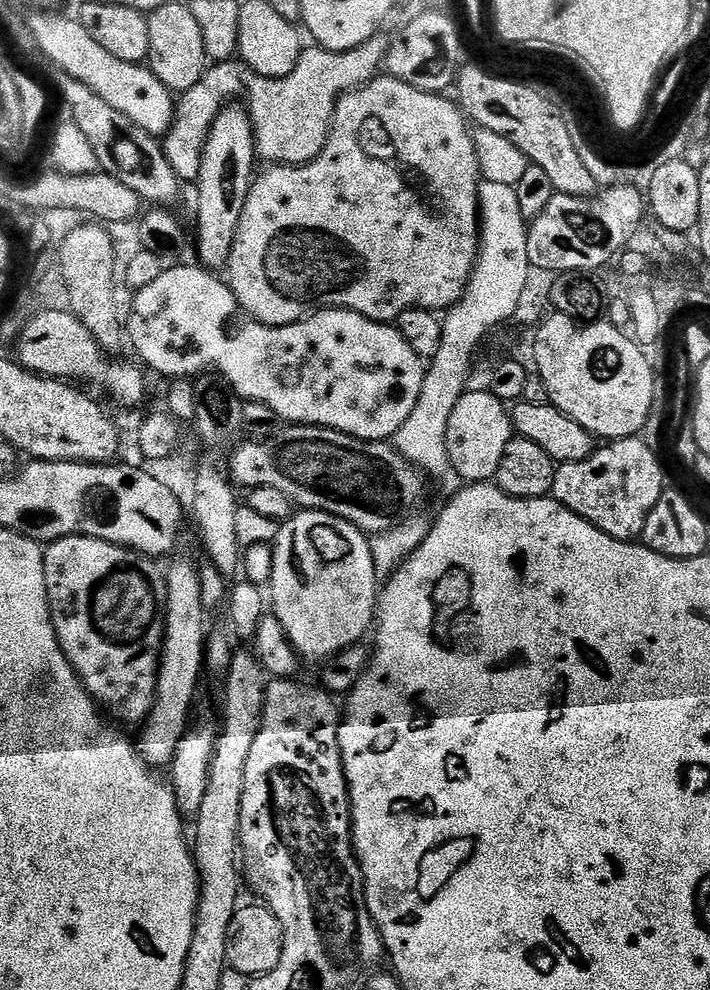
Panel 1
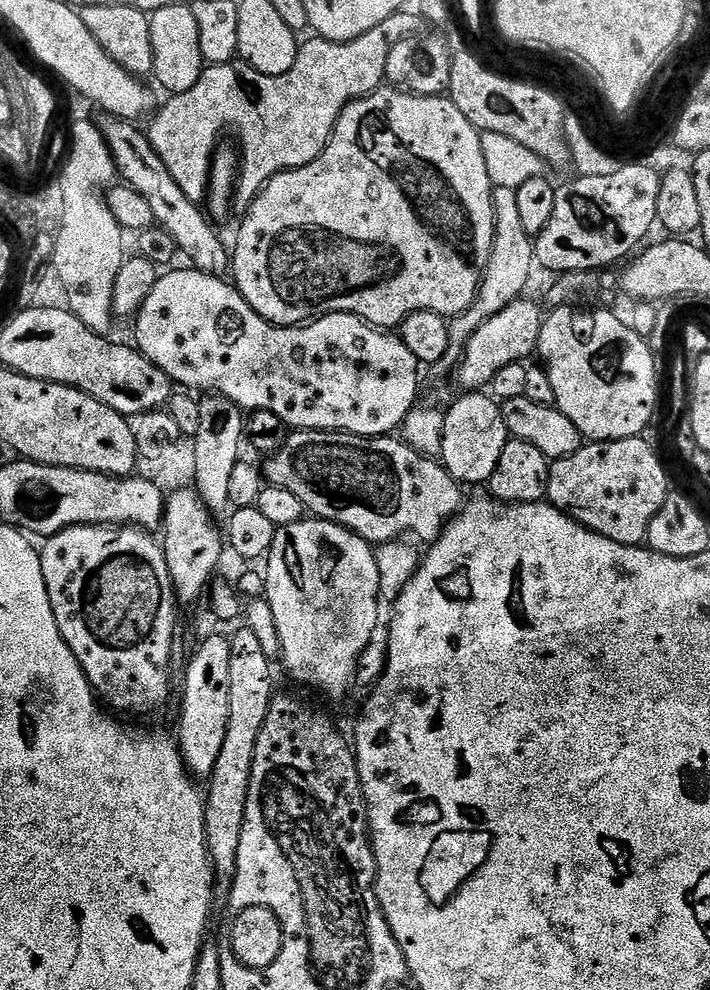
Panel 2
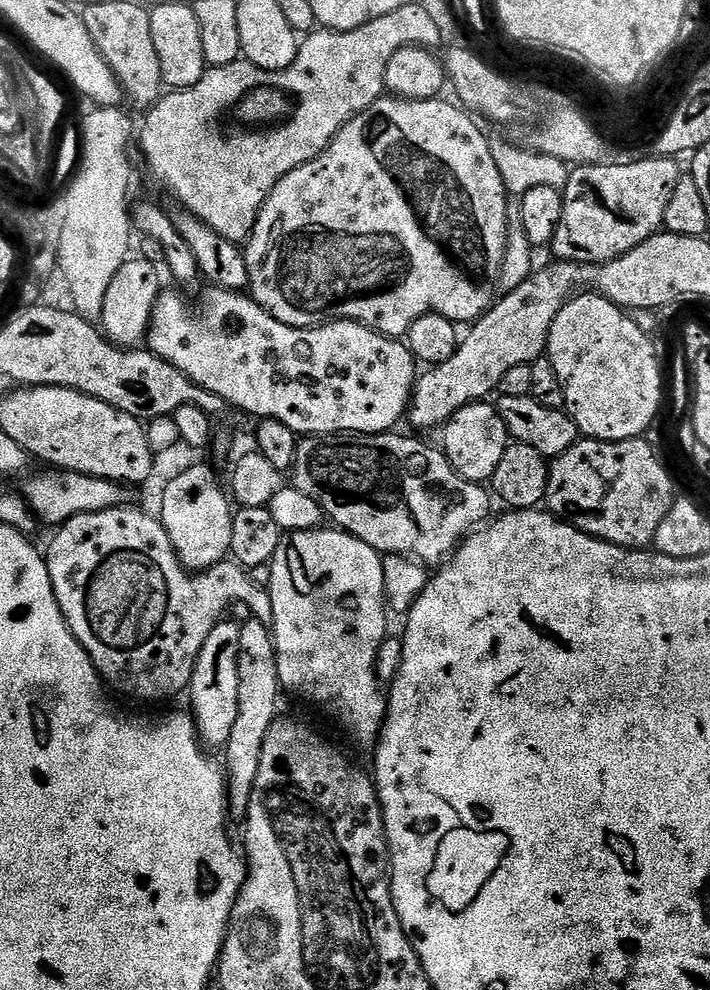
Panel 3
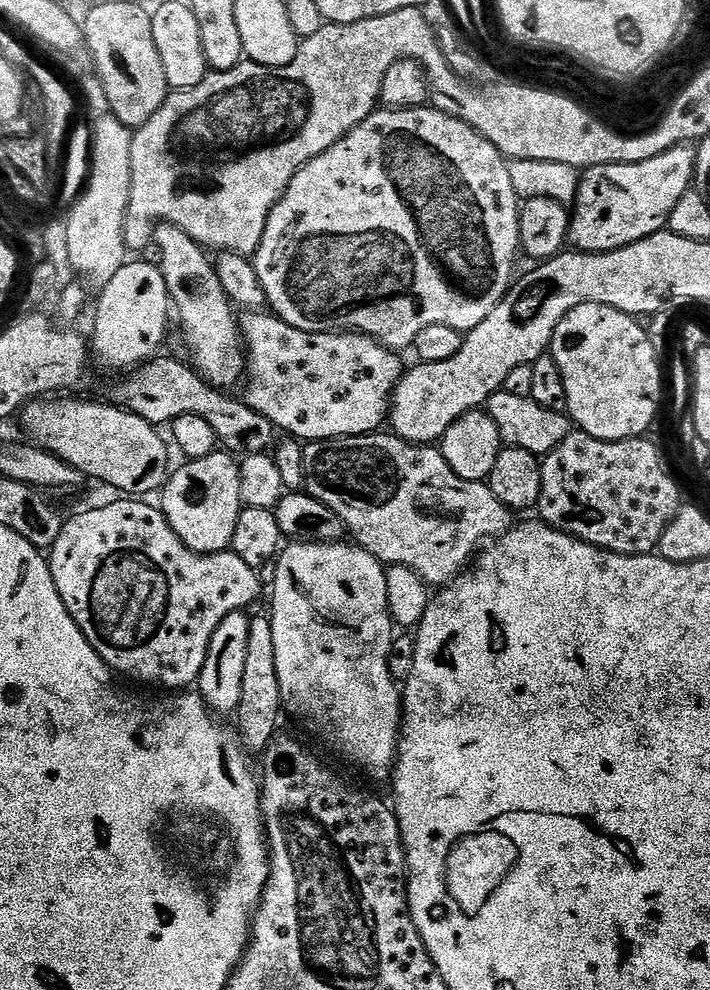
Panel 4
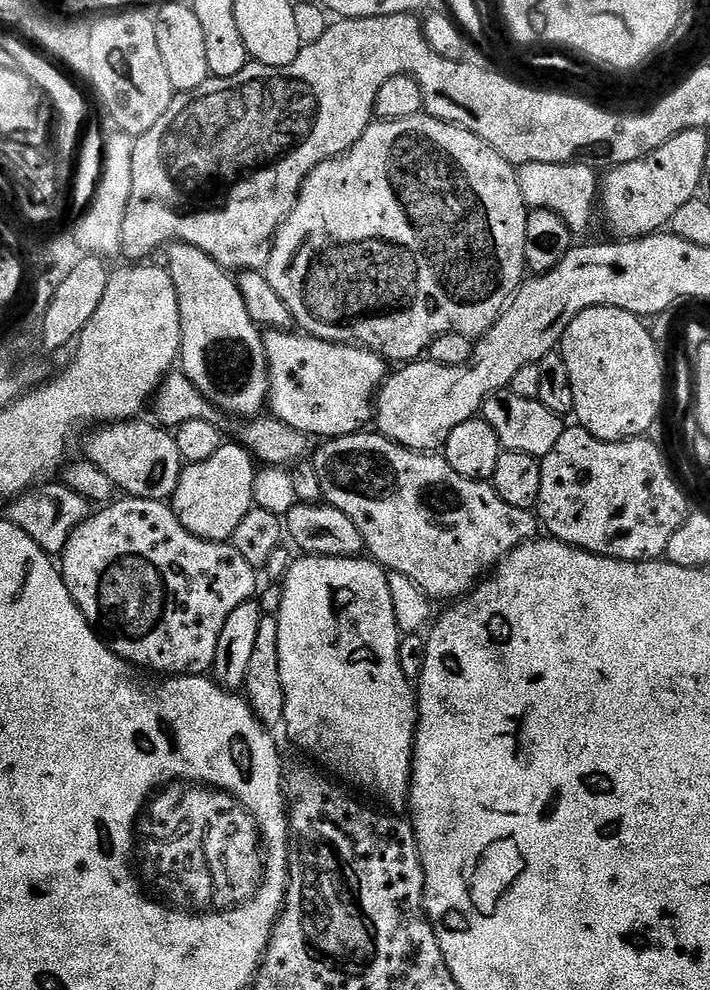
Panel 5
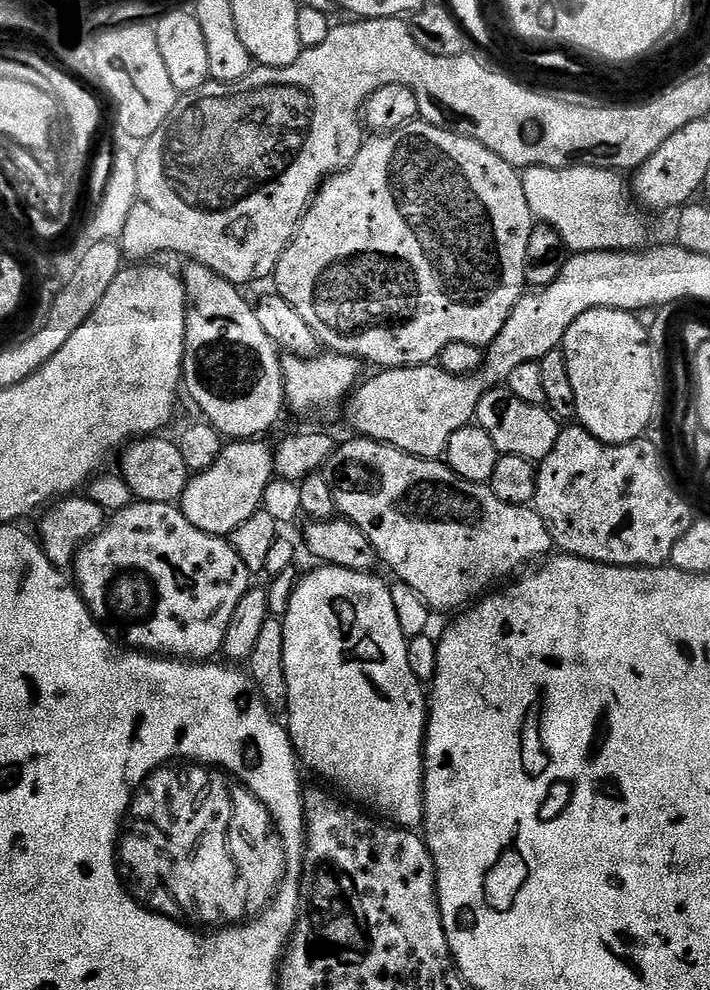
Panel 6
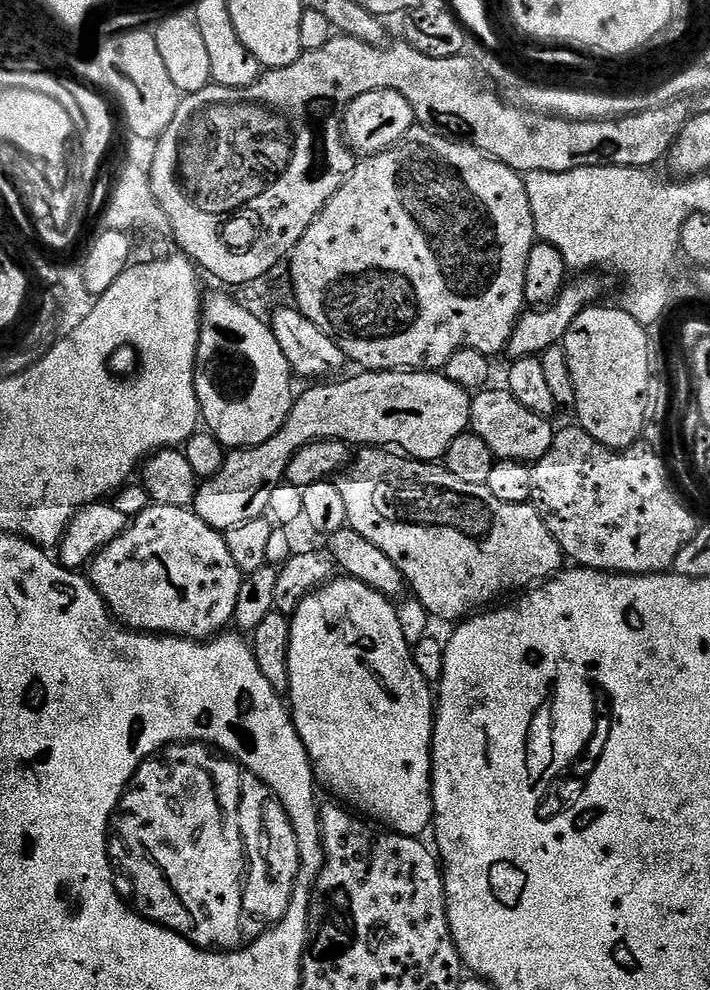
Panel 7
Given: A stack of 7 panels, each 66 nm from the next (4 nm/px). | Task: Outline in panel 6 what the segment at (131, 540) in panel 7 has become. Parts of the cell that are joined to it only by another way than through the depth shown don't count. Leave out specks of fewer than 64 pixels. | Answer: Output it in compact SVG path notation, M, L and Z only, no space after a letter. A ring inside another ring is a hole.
M133 502L127 508L113 511L110 519L105 523L104 529L82 545L80 553L74 561L74 584L80 597L87 602L88 609L93 616L109 629L117 628L124 635L122 640L127 647L165 658L179 658L189 662L208 662L223 653L226 626L230 626L230 618L234 618L234 610L237 608L238 602L242 602L242 594L246 594L248 589L253 587L254 576L248 571L246 562L242 562L242 558L238 558L238 554L225 537L206 534L206 530L198 530L198 526L194 526L194 522L190 522L190 518L186 518L186 514L182 514L176 504Z

